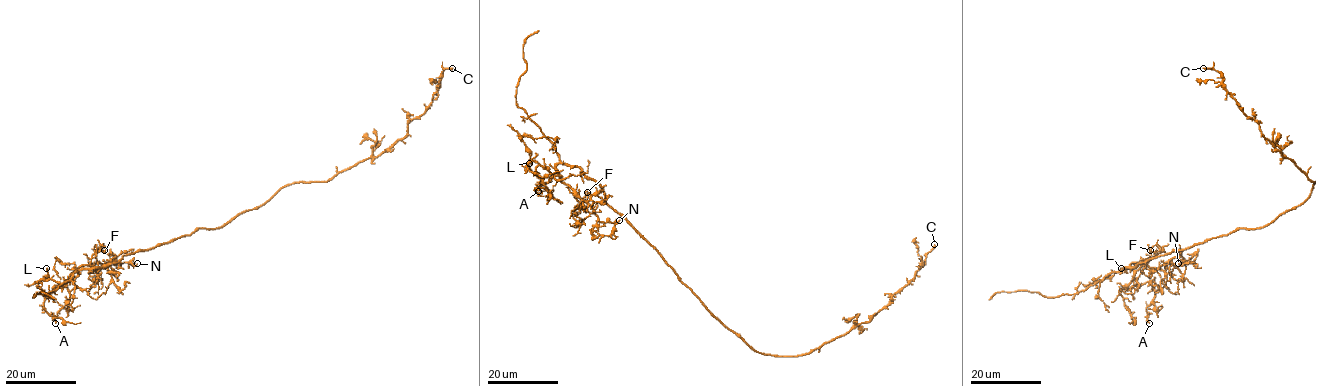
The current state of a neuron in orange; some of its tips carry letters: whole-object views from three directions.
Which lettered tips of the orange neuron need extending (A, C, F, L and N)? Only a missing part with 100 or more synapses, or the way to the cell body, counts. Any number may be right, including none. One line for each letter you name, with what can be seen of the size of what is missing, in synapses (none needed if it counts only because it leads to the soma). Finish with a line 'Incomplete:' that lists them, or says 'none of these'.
Incomplete: none of these

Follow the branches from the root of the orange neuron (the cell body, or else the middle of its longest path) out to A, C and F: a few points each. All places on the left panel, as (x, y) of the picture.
A: (212, 228), (197, 228), (102, 267), (74, 269), (74, 278), (53, 287), (65, 282), (69, 292), (55, 323)
C: (212, 228), (257, 209), (287, 185), (326, 182), (387, 151), (425, 112), (439, 76), (452, 68)
F: (212, 228), (197, 228), (102, 267), (74, 269), (88, 265), (94, 254), (104, 250)

